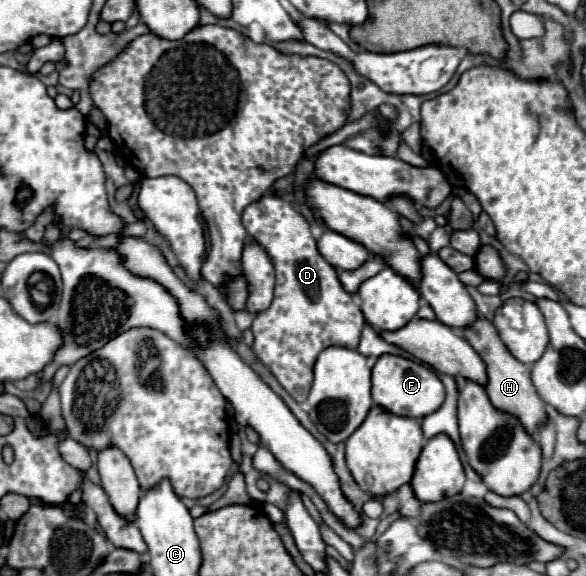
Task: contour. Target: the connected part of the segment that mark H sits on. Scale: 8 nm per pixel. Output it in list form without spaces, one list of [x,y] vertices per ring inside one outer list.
[[[479,318],[475,324],[467,326],[463,330],[463,338],[473,346],[473,350],[483,358],[483,362],[487,364],[487,376],[489,382],[485,386],[491,404],[499,410],[499,412],[507,412],[511,416],[515,416],[527,434],[533,434],[537,428],[541,428],[547,422],[547,406],[545,402],[539,398],[533,382],[531,382],[531,374],[529,374],[529,366],[521,364],[517,358],[511,356],[511,352],[505,348],[505,344],[501,346],[501,338],[495,330],[495,326],[491,322],[487,322],[485,318]]]

